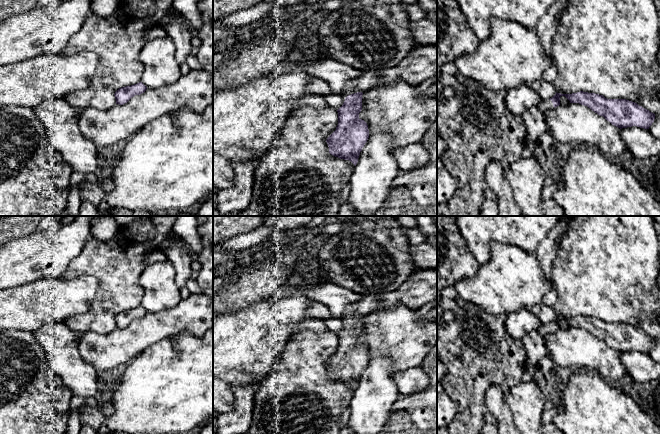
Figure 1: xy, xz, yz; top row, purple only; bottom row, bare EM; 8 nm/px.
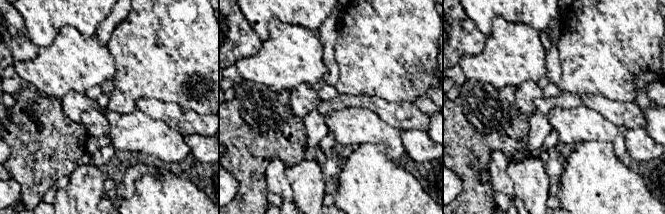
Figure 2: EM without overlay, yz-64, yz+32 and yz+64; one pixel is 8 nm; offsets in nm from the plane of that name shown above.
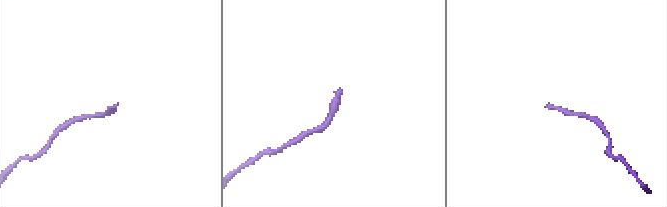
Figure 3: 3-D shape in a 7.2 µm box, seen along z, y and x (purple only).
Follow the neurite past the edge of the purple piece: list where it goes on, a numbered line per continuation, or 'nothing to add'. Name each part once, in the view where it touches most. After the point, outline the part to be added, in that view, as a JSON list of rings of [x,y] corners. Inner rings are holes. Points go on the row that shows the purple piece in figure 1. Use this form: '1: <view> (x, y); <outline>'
1: xz (420, 64); [[[415,45],[408,55],[396,66],[379,71],[367,71],[350,81],[343,94],[367,92],[373,88],[394,84],[400,81],[418,86],[429,78],[437,76],[437,45]]]

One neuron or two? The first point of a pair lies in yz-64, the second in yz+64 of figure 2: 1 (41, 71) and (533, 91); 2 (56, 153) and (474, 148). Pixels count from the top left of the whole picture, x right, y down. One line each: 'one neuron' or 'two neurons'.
1: two neurons
2: one neuron

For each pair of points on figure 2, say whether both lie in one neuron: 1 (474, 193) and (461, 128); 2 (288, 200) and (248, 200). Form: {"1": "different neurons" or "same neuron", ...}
{"1": "same neuron", "2": "different neurons"}

